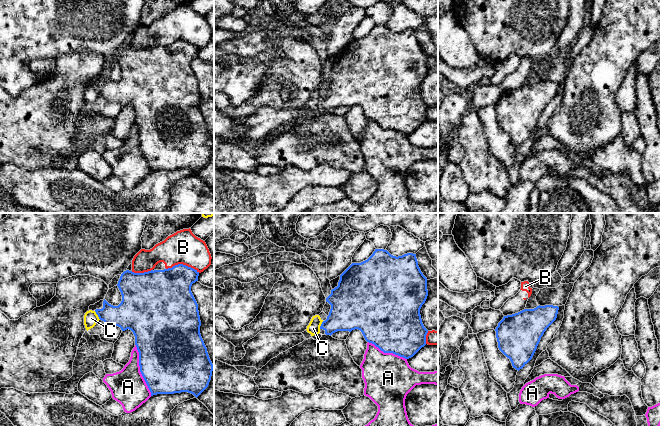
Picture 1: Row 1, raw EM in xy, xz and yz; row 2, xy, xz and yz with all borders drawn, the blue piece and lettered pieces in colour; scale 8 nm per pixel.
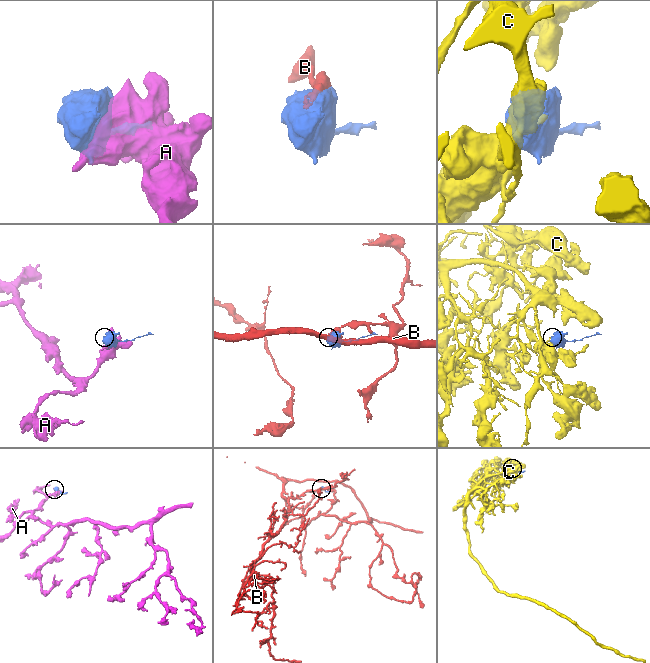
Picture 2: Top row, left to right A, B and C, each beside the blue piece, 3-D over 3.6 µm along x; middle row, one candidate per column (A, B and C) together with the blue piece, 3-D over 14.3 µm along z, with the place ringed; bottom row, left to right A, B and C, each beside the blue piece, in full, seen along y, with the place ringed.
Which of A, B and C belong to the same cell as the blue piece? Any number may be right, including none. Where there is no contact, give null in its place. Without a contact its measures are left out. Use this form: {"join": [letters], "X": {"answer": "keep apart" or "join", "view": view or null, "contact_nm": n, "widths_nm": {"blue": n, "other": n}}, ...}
{"join": [], "A": {"answer": "keep apart", "view": "xy", "contact_nm": 440, "widths_nm": {"blue": 500, "other": 280}}, "B": {"answer": "keep apart", "view": "xy", "contact_nm": 280, "widths_nm": {"blue": 360, "other": 280}}, "C": {"answer": "keep apart", "view": "xy", "contact_nm": 90, "widths_nm": {"blue": 220, "other": 110}}}

